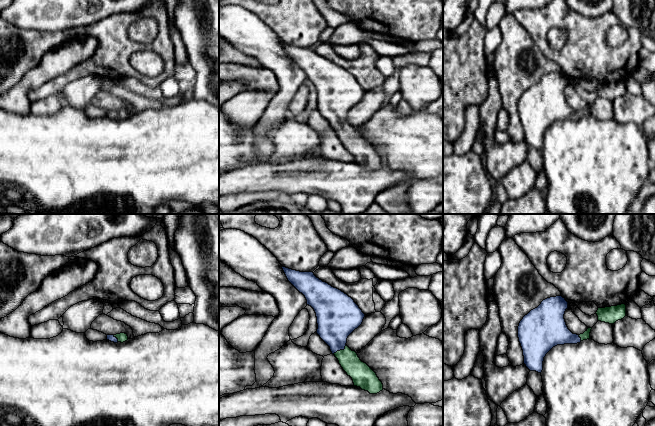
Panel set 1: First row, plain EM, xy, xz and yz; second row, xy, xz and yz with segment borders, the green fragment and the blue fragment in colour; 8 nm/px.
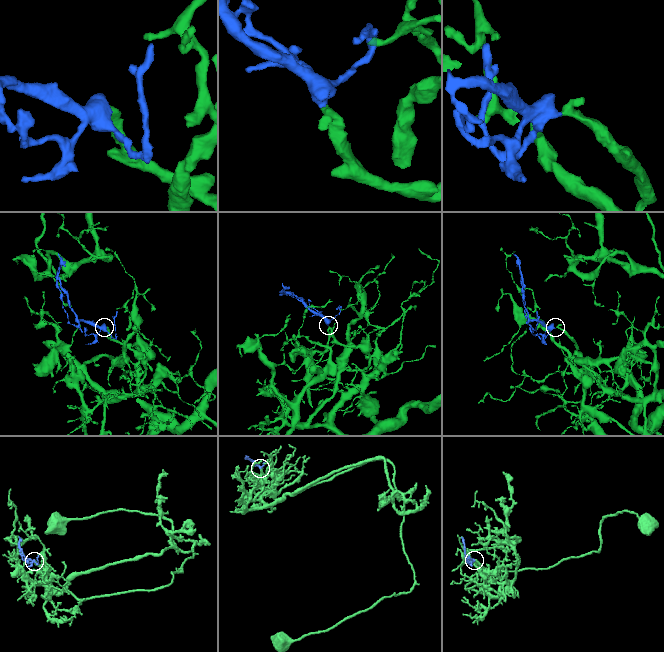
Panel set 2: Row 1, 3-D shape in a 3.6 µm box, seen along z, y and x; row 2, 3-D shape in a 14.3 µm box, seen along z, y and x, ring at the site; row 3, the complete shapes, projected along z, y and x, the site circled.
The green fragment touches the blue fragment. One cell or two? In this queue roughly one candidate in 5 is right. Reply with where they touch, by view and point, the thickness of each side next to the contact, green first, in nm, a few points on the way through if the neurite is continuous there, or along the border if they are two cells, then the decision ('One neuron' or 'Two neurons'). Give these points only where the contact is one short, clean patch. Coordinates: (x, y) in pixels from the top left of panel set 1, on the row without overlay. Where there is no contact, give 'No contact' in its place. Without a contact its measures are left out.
Touches green at xz (340, 126). Thickness 170 nm (green) against 320 nm. Path across: xz (360, 148), (340, 126), (337, 121), (337, 95). One neuron

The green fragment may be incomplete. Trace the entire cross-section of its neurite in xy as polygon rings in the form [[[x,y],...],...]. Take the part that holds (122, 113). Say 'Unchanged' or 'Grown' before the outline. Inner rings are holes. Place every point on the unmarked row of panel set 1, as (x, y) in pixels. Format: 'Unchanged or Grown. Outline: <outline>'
Grown. Outline: [[[120,109],[116,111],[107,111],[107,116],[114,119],[118,119],[118,118],[123,119],[128,116],[128,112],[125,109]]]

